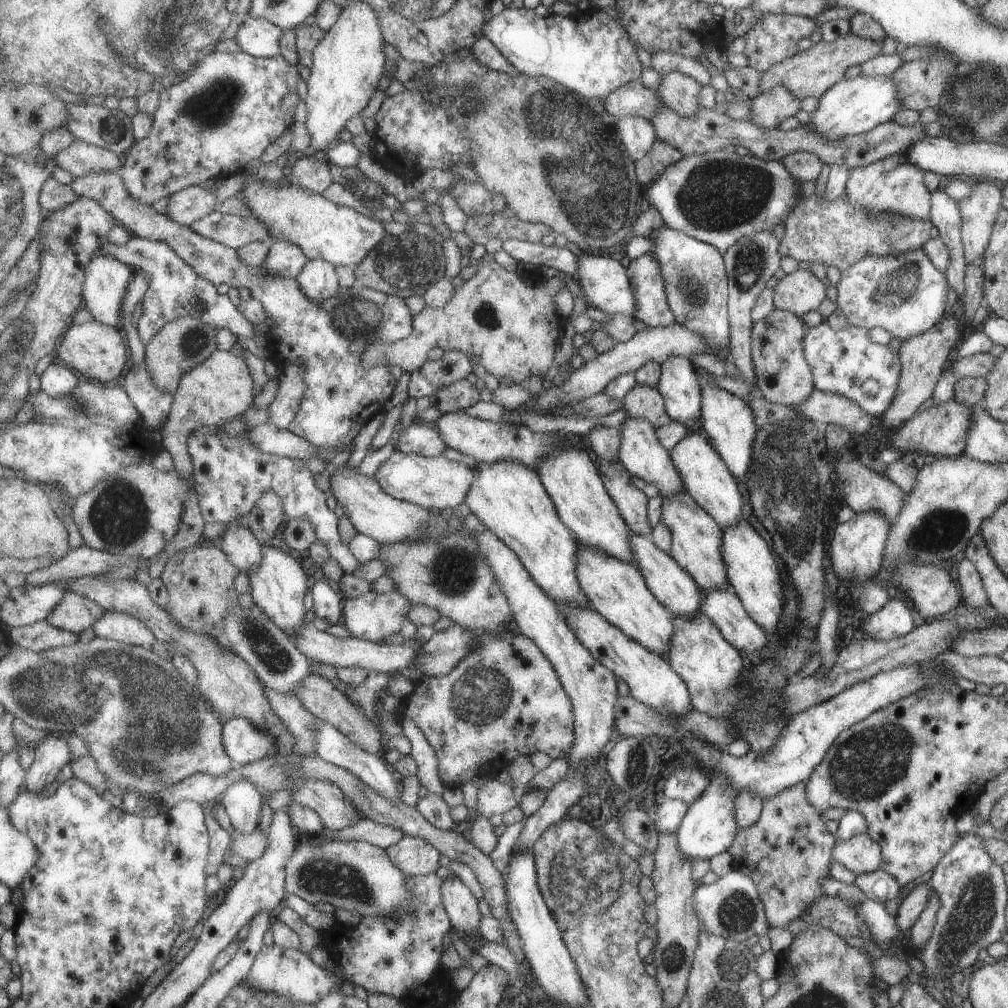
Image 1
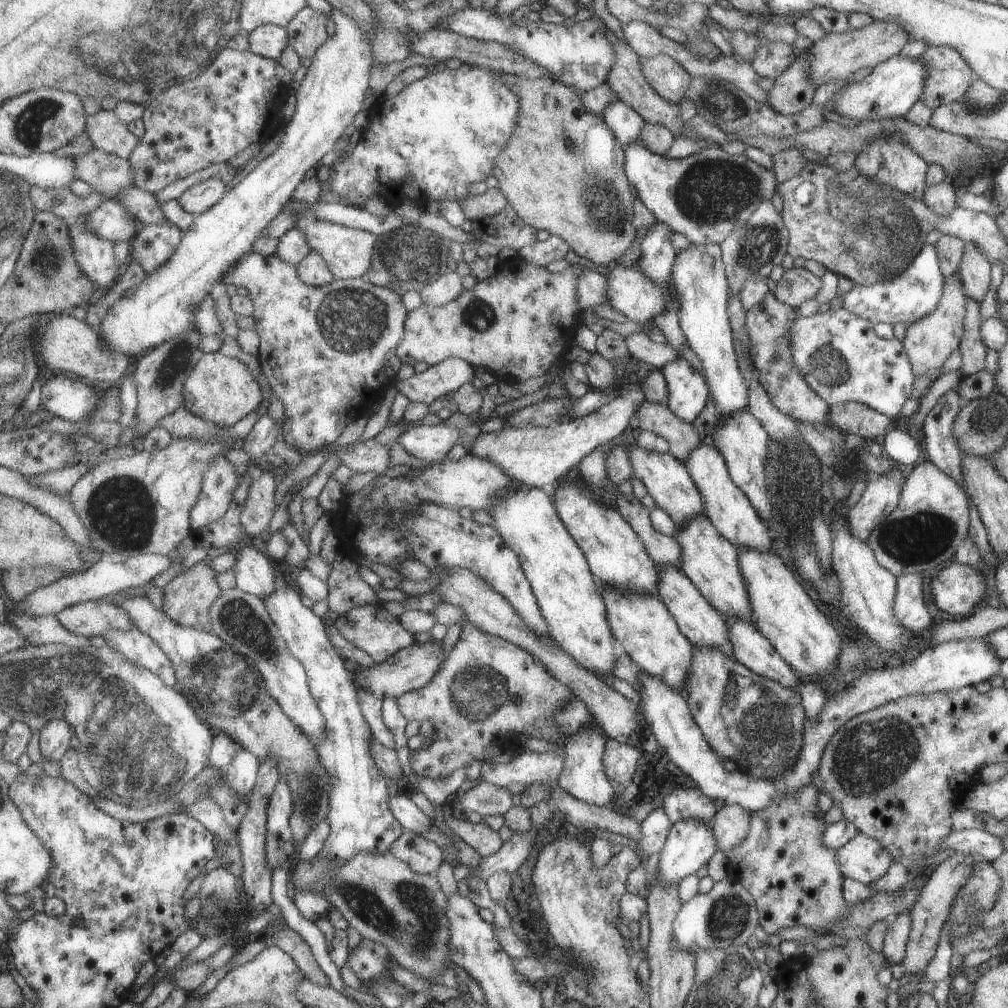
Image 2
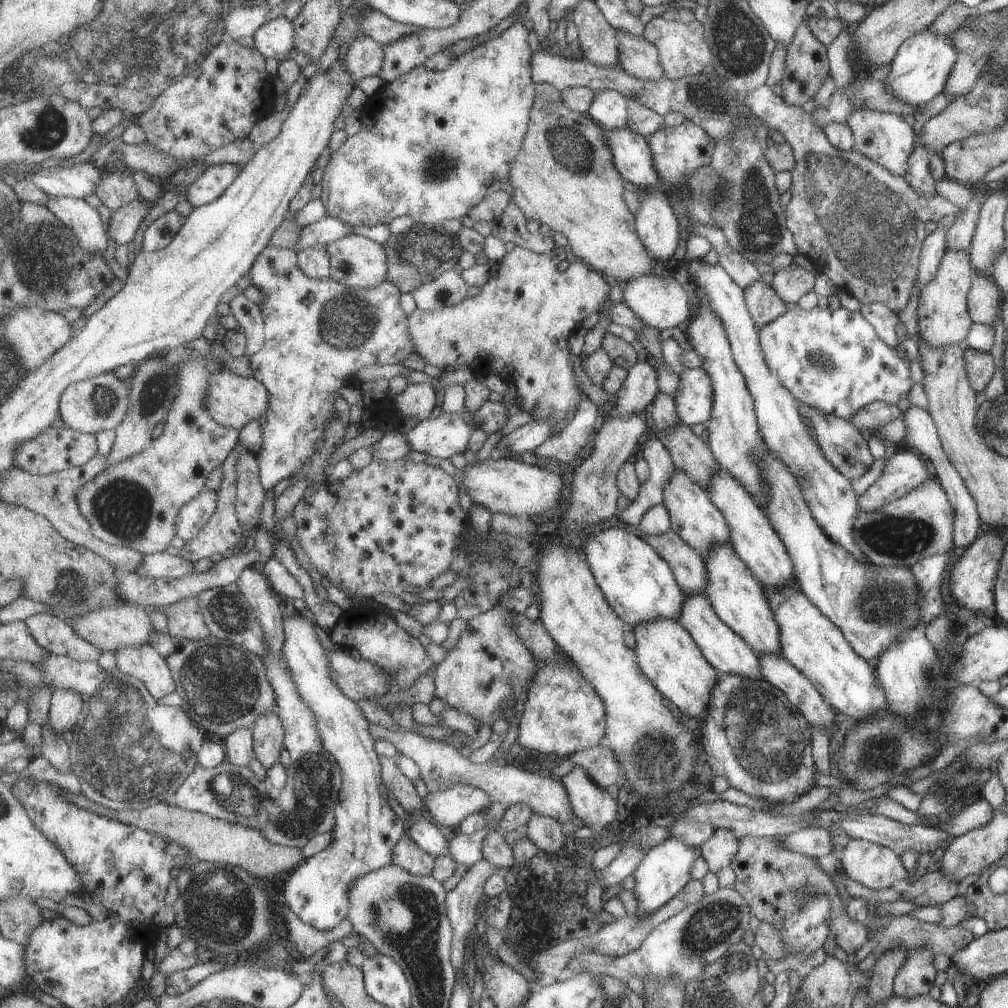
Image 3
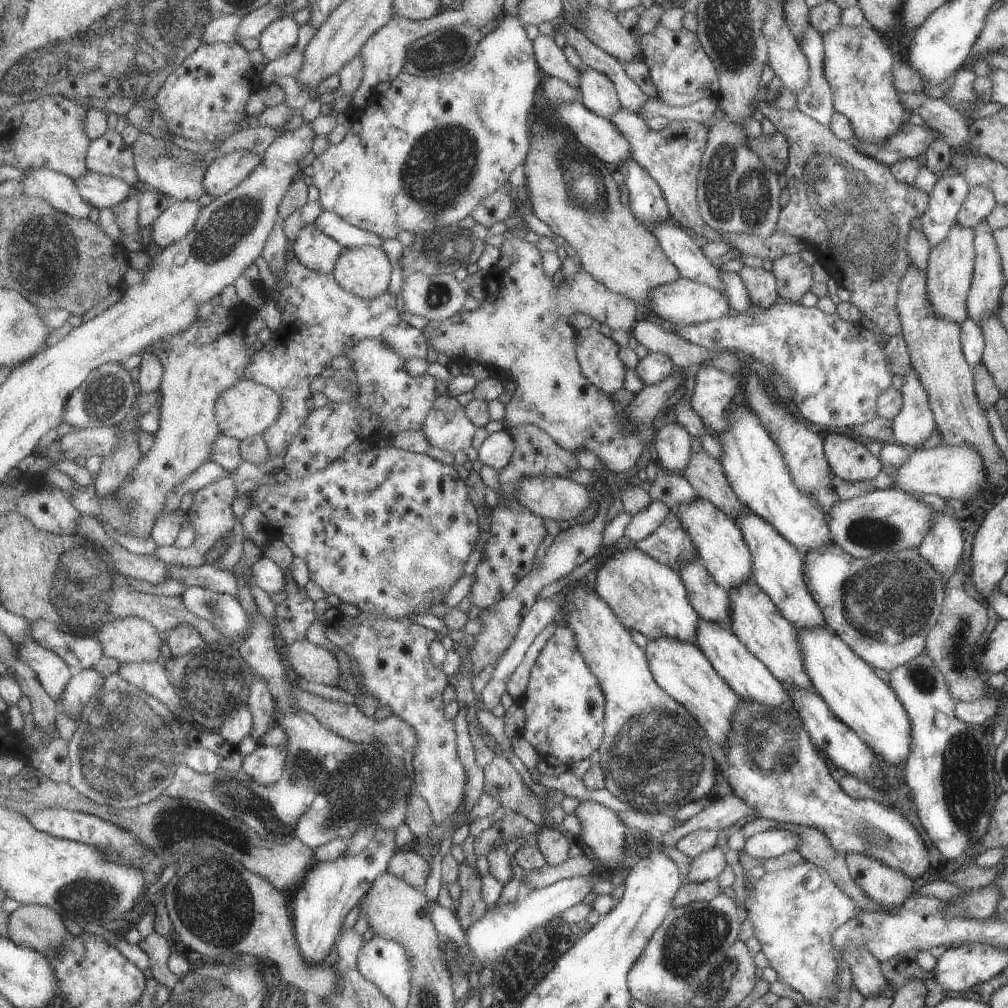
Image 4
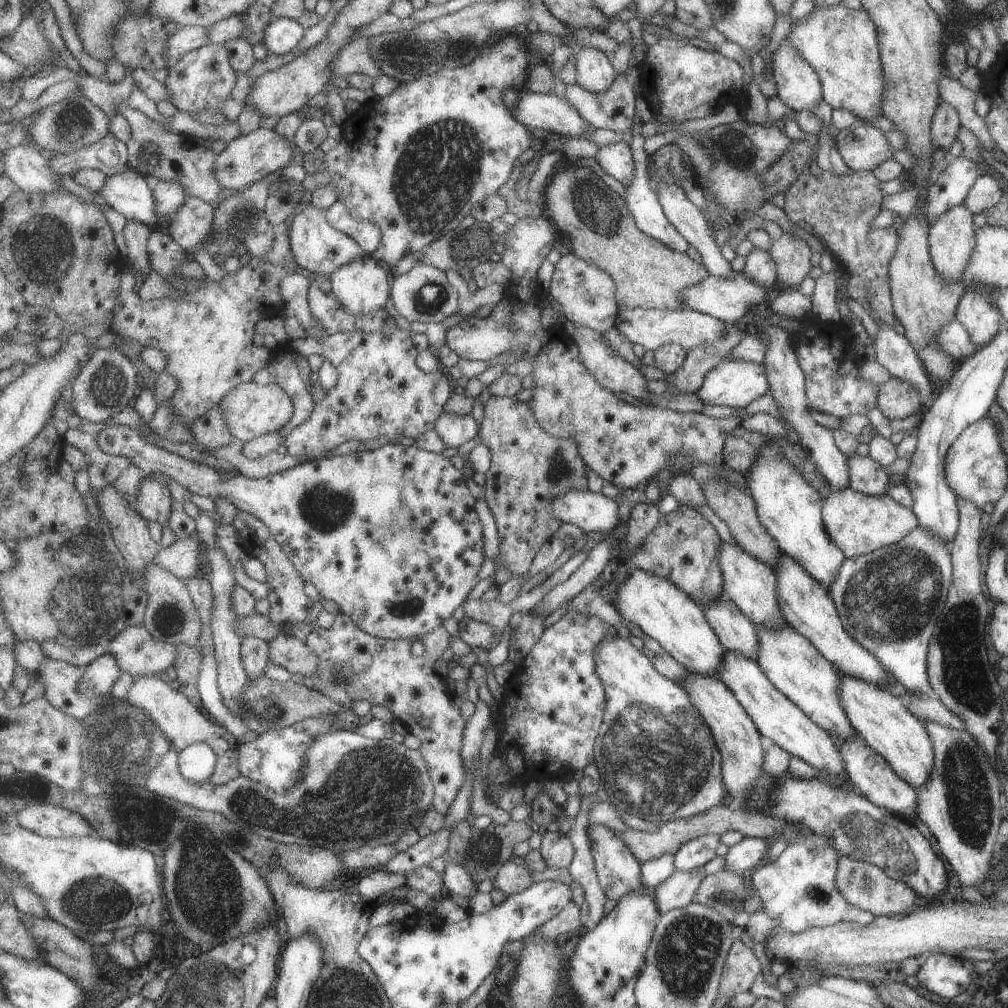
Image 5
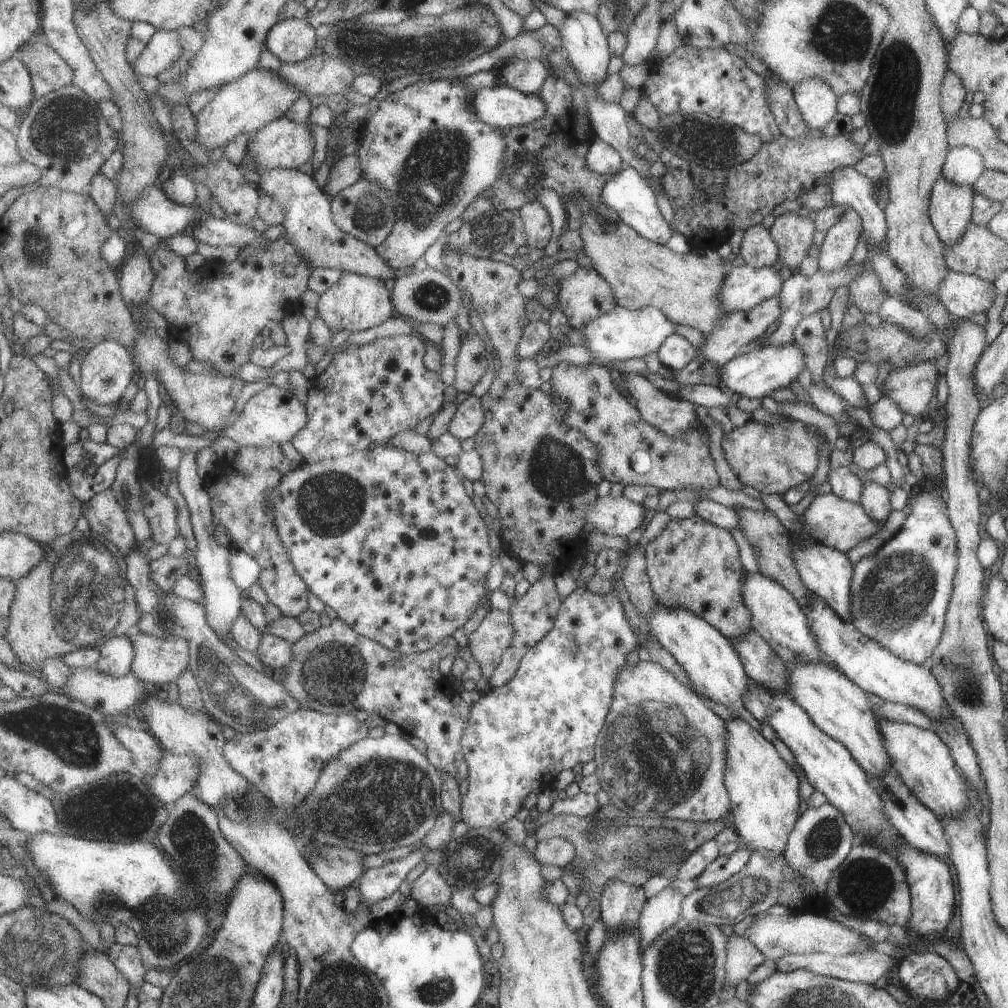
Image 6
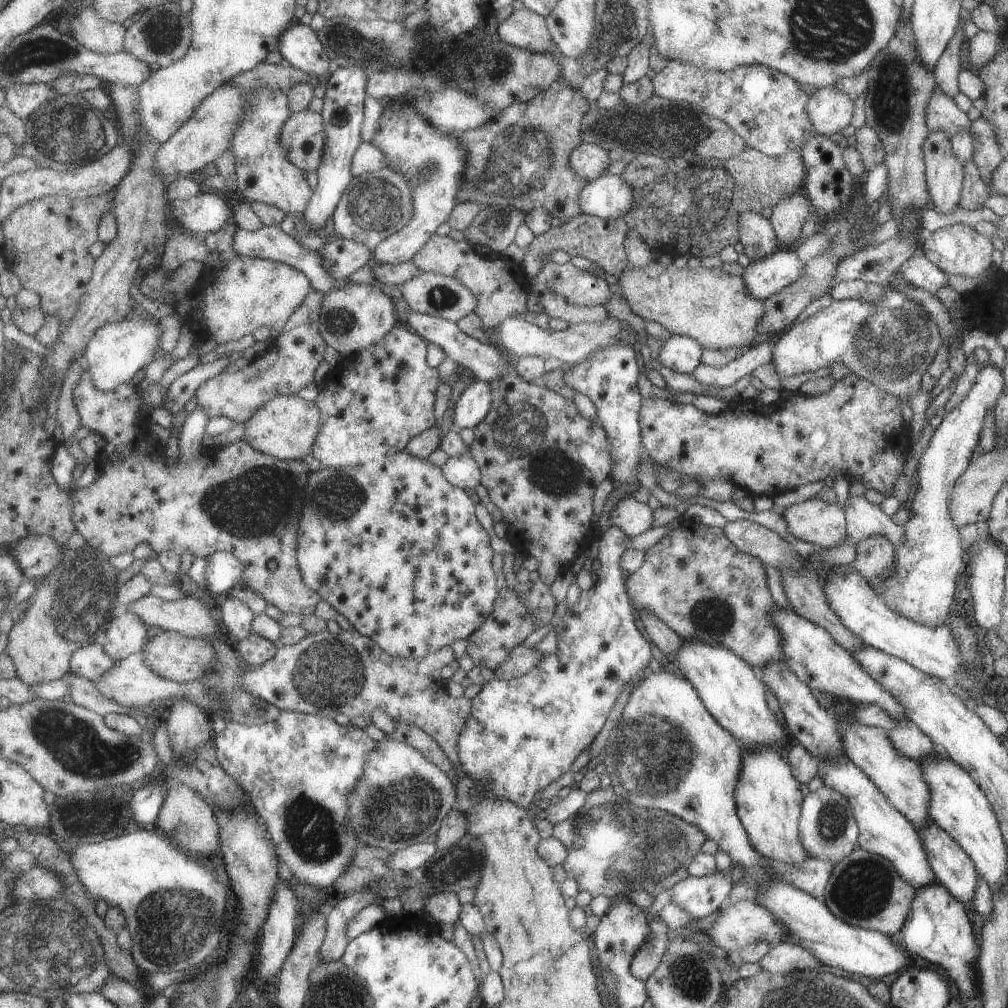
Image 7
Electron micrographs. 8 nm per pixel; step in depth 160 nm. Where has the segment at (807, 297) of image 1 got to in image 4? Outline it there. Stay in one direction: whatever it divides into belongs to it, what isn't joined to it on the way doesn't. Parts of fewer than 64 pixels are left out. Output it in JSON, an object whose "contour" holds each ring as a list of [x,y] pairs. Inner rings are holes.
{"contour":[[[799,253],[786,254],[773,261],[772,272],[777,279],[781,300],[800,303],[800,298],[812,288],[812,268]]]}

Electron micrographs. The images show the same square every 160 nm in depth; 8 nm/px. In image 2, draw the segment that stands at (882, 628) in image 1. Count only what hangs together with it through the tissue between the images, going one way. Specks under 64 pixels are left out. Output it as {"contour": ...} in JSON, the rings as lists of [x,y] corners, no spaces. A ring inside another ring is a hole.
{"contour":[[[908,572],[897,577],[897,596],[894,598],[896,622],[916,634],[933,624],[923,598],[923,581],[920,572]]]}

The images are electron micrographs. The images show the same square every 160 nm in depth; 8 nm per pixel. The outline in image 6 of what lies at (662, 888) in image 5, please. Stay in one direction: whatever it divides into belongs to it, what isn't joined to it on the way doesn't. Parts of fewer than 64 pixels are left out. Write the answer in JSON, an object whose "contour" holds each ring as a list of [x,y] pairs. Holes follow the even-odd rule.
{"contour":[[[666,887],[646,900],[637,922],[642,953],[655,941],[658,935],[664,933],[679,919],[679,910],[684,897],[679,891]]]}

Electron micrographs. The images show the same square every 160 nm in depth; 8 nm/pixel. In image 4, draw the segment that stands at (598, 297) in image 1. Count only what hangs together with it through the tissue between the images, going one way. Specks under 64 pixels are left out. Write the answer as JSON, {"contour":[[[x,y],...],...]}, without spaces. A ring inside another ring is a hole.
{"contour":[[[678,278],[674,282],[658,286],[652,290],[652,302],[648,311],[652,315],[660,316],[672,324],[680,324],[680,326],[688,326],[688,324],[699,324],[710,320],[725,317],[731,310],[728,298],[722,294],[720,290],[708,286],[708,284],[700,284],[696,280],[686,278]]]}

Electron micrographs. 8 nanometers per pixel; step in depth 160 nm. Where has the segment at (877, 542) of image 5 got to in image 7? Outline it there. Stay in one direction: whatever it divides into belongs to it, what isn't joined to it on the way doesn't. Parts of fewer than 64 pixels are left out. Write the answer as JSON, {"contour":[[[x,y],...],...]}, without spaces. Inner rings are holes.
{"contour":[[[808,499],[784,510],[789,531],[816,546],[831,548],[842,543],[847,534],[845,509],[836,503]]]}

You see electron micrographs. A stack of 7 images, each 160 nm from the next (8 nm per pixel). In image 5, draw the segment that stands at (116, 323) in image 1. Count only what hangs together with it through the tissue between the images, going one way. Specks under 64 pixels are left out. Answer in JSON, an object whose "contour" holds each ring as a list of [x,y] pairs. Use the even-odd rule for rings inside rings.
{"contour":[[[22,144],[18,148],[2,150],[4,175],[10,176],[18,189],[26,192],[48,192],[54,194],[62,186],[62,176],[52,170],[50,157],[36,146]]]}

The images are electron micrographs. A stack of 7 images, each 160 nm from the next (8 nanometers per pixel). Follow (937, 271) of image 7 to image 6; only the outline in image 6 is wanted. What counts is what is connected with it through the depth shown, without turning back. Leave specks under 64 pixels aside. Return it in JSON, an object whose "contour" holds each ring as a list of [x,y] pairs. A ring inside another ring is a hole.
{"contour":[[[950,271],[941,283],[939,300],[954,319],[987,313],[996,296],[995,286],[976,275]]]}

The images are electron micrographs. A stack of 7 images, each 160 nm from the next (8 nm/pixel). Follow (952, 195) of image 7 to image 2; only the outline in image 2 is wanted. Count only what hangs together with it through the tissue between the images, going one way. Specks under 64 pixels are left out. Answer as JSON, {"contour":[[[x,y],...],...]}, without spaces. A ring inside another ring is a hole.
{"contour":[[[954,274],[946,276],[946,287],[942,290],[941,302],[925,318],[920,318],[907,328],[906,338],[903,342],[909,352],[910,363],[913,364],[914,377],[922,374],[934,374],[942,369],[947,358],[961,345],[965,337],[966,306],[969,304],[968,296],[962,287],[962,282]]]}

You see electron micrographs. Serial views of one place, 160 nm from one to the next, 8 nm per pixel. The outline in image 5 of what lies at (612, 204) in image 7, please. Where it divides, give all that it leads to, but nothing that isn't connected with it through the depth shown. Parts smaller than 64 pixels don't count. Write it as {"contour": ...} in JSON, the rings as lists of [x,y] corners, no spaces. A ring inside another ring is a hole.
{"contour":[[[637,118],[637,123],[632,128],[632,142],[630,142],[630,148],[634,156],[634,178],[624,184],[625,193],[622,198],[626,198],[626,208],[634,218],[634,222],[637,224],[638,230],[649,235],[651,238],[657,239],[659,242],[665,244],[674,251],[680,252],[680,254],[687,254],[689,243],[682,237],[682,234],[670,223],[670,220],[666,217],[660,200],[658,200],[658,194],[651,187],[651,182],[647,177],[647,159],[646,152],[644,152],[644,124]]]}

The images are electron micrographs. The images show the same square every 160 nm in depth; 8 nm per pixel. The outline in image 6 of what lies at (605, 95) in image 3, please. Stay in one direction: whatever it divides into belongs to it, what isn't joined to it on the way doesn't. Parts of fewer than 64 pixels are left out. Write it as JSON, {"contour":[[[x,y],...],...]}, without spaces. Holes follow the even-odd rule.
{"contour":[[[576,9],[565,15],[562,24],[557,28],[563,42],[563,50],[581,81],[589,87],[597,87],[608,76],[606,70],[610,58],[613,57],[608,49],[604,28],[593,14]]]}

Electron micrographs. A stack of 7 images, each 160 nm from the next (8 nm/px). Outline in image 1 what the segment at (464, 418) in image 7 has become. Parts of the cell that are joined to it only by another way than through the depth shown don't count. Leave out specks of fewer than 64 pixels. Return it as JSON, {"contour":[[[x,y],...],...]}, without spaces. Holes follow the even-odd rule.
{"contour":[[[414,423],[408,427],[397,445],[397,451],[432,458],[444,454],[447,448],[448,442],[444,440],[444,434],[436,427],[430,428],[424,423]]]}

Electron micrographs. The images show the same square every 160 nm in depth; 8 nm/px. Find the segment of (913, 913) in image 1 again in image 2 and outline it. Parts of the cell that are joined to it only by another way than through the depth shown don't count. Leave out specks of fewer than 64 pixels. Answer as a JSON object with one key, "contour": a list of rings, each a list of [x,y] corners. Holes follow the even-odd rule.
{"contour":[[[906,910],[906,912],[902,912],[902,914],[890,919],[882,950],[882,954],[888,962],[888,967],[903,962],[911,928],[910,912],[911,910]]]}

